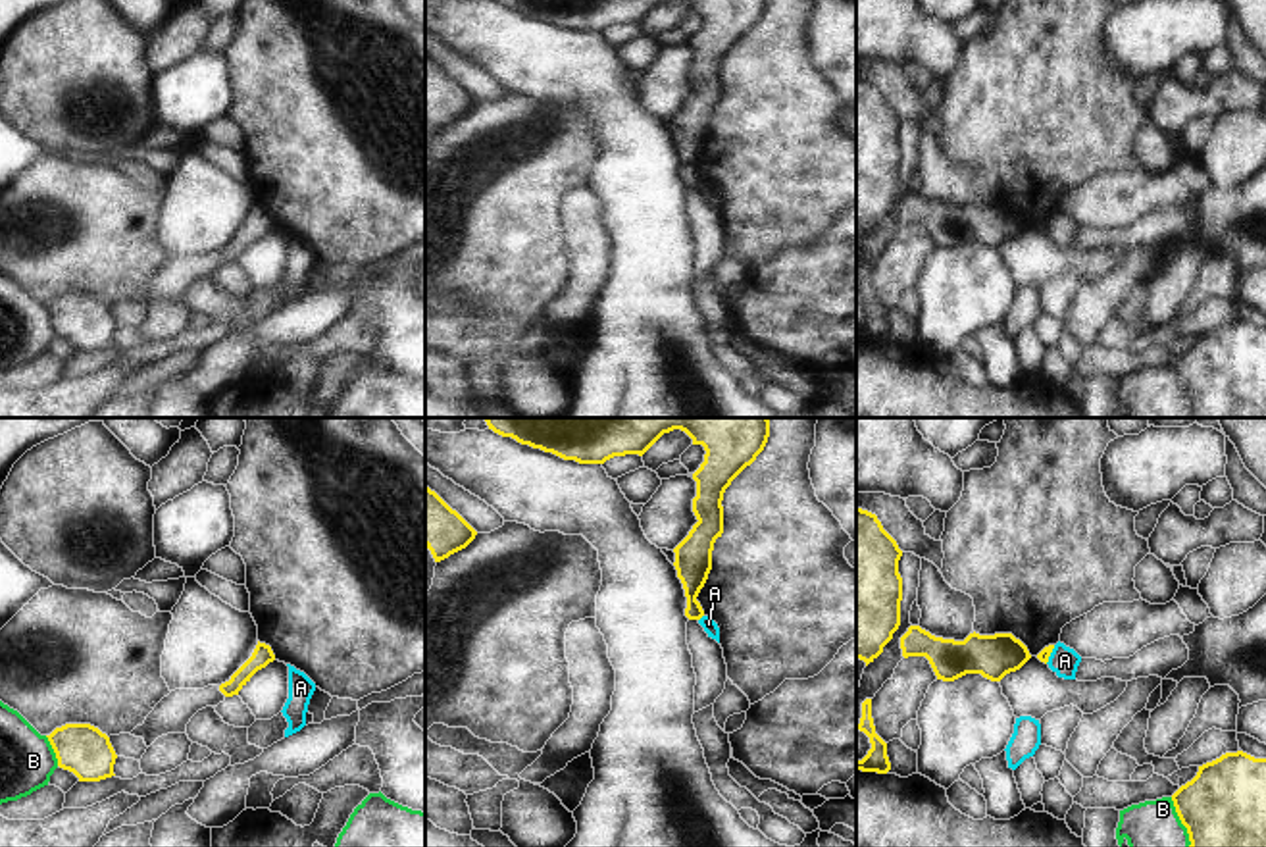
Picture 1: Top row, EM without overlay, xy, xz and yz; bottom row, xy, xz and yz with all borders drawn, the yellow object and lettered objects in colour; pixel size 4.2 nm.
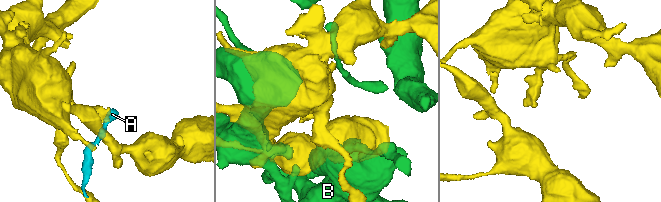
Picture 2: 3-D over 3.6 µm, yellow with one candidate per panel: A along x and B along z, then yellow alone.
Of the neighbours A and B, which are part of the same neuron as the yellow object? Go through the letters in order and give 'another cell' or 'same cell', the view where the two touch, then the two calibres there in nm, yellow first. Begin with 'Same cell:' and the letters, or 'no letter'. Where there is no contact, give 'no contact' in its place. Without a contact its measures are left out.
Same cell: no letter
A: another cell; meets yellow in xz; 160 nm thick on the yellow side, 60 nm on the other
B: another cell; meets yellow in xy; 220 nm thick on the yellow side, 240 nm on the other

